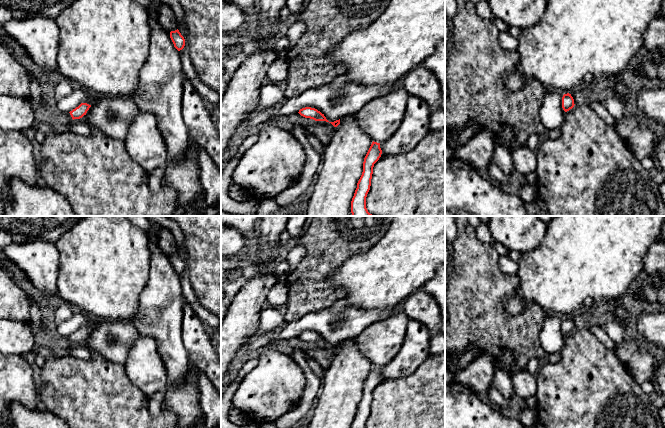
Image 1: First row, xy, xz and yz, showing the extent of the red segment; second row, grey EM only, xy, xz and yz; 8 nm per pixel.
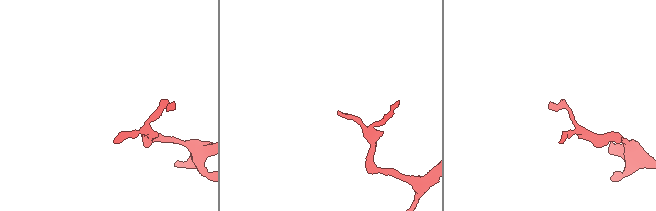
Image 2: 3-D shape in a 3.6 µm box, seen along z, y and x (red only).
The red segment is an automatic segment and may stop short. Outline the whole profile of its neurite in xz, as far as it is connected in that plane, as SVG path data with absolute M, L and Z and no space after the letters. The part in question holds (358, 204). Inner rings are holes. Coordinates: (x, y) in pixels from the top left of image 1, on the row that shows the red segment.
M373 141L364 158L363 172L351 201L352 216L374 216L366 208L366 197L371 186L374 164L379 160L381 154L380 143Z

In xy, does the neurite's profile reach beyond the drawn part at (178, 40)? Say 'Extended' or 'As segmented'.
As segmented

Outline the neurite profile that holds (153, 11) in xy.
M154 0L153 5L148 9L146 9L148 15L151 17L159 17L160 7L161 7L161 2L159 0Z

